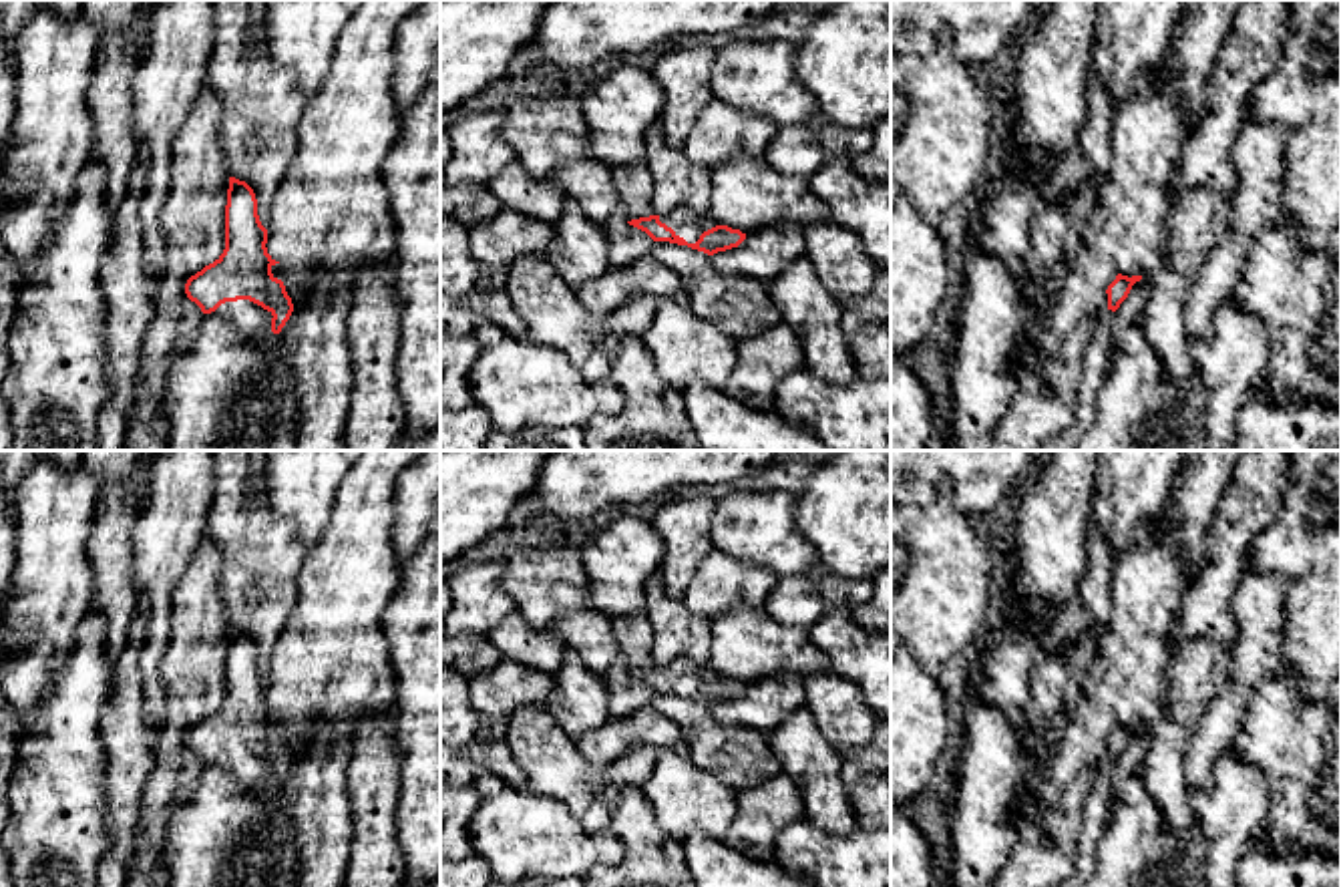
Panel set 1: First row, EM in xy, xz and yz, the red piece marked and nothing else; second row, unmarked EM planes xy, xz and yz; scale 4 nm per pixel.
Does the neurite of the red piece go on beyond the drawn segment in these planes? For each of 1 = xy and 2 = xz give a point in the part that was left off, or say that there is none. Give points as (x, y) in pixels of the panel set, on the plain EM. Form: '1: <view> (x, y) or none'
1: xy (252, 771)
2: xz (686, 674)

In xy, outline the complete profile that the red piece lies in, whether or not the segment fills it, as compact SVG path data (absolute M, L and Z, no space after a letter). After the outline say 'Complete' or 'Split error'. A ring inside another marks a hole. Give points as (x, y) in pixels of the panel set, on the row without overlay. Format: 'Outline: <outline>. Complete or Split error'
Outline: M229 628L225 700L185 734L185 744L203 764L231 772L243 788L279 784L294 762L281 730L271 724L267 680L257 666L253 640Z. Split error

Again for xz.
Outline: M684 658L627 674L645 682L653 692L688 696L708 706L738 698L746 690L740 680L718 676L710 666L698 666Z. Split error

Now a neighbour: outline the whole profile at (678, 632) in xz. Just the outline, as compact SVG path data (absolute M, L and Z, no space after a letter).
M659 573L645 583L643 613L653 626L653 666L665 666L678 658L708 666L712 624L694 615L682 599L669 597Z

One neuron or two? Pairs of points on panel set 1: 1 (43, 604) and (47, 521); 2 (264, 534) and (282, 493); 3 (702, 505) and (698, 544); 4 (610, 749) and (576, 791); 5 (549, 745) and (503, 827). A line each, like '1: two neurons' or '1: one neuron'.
1: one neuron
2: two neurons
3: one neuron
4: two neurons
5: two neurons

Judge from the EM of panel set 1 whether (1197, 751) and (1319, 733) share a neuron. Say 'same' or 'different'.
different

